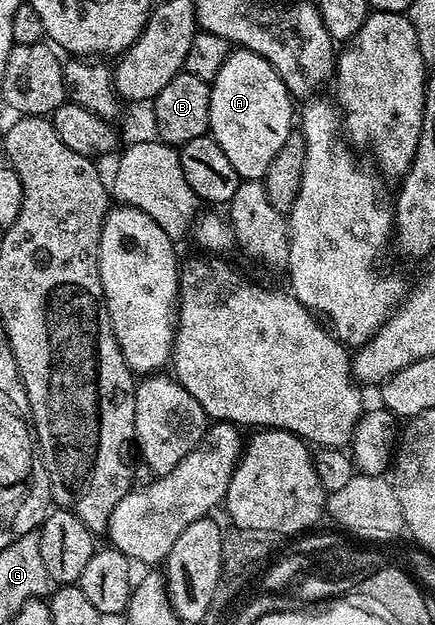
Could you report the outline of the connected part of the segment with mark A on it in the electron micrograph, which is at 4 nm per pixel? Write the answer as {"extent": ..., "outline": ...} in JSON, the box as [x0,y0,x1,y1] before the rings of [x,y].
{"extent":[209,48,295,180],"outline":[[[244,48],[234,49],[227,56],[223,68],[213,77],[209,87],[209,134],[223,148],[227,160],[235,167],[235,172],[243,180],[264,179],[267,168],[271,168],[271,160],[283,148],[283,143],[289,134],[295,130],[295,110],[293,114],[295,99],[289,89],[283,84],[283,80],[267,64],[263,56]]]}

